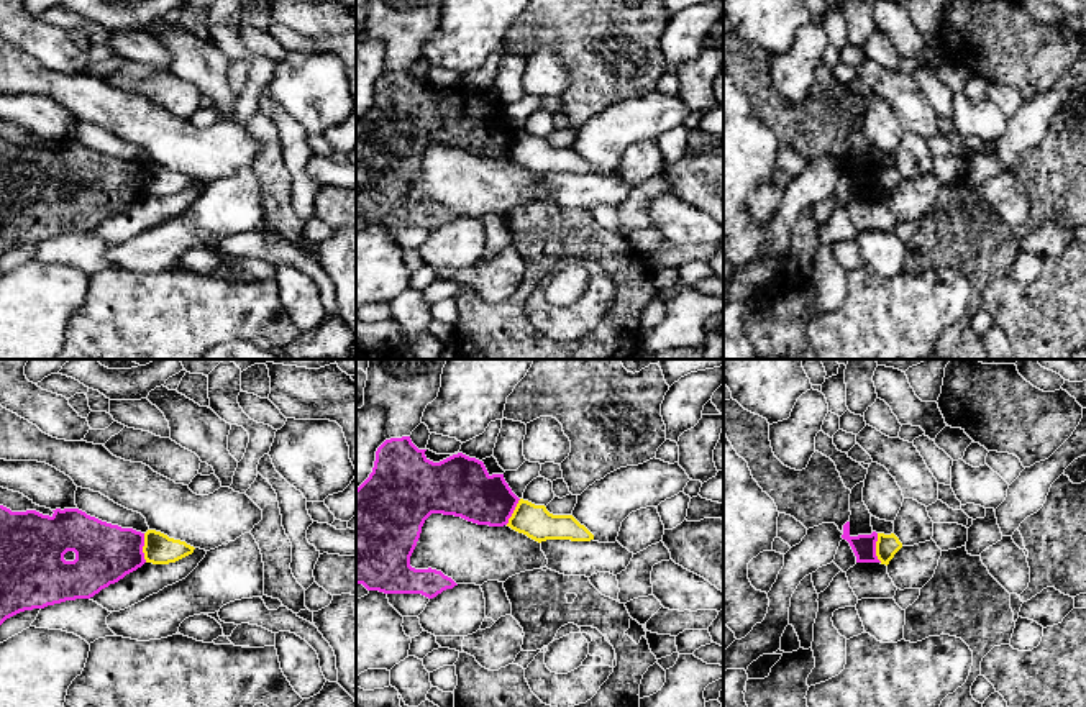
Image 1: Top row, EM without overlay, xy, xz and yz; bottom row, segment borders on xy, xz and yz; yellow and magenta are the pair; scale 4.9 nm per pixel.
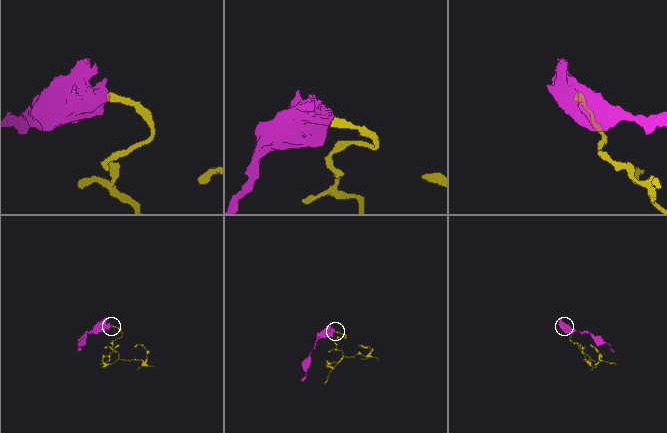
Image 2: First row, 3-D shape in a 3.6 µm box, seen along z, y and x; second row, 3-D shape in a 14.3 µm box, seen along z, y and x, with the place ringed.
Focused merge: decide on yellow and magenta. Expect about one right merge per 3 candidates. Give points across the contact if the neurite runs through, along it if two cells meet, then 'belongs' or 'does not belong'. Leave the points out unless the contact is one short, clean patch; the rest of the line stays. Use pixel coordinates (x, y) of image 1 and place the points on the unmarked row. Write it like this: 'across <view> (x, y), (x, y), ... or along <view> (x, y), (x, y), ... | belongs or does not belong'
along xy (143, 166), (143, 191), (146, 194) | does not belong

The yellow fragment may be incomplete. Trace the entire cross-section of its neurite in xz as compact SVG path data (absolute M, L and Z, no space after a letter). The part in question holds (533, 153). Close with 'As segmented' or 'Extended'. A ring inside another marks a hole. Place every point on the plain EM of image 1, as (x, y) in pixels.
M520 131L507 159L541 176L546 172L591 174L594 167L573 148L553 148L545 138Z. As segmented

